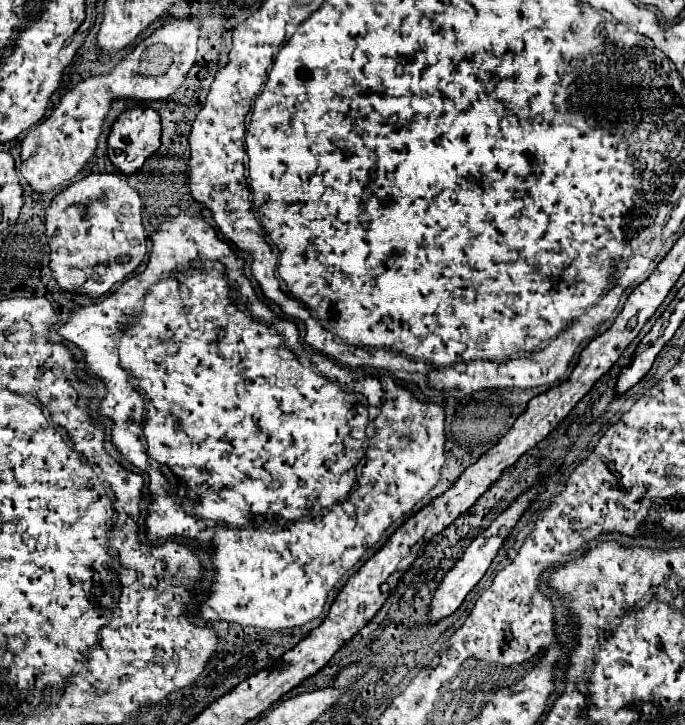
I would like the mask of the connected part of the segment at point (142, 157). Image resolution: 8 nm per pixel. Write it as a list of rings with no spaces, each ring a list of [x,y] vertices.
[[[132,108],[128,112],[124,112],[110,136],[108,136],[108,156],[112,160],[112,164],[124,174],[124,176],[132,176],[134,172],[138,172],[144,162],[154,156],[154,152],[158,152],[160,148],[160,134],[162,134],[162,128],[160,128],[160,116],[150,110],[150,108]]]

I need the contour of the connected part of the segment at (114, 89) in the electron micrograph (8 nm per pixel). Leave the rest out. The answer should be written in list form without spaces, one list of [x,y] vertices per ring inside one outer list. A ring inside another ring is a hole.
[[[166,20],[150,38],[142,40],[132,54],[104,76],[92,76],[68,90],[52,114],[34,126],[22,140],[20,172],[30,188],[38,194],[50,192],[74,176],[88,164],[98,146],[102,124],[116,98],[134,100],[138,104],[170,98],[186,80],[196,60],[196,40],[200,24],[196,20]]]

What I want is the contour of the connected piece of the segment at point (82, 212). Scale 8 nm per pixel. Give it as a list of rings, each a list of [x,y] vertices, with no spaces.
[[[90,174],[54,196],[46,212],[50,270],[64,292],[92,300],[128,278],[146,256],[142,202],[118,174]]]

